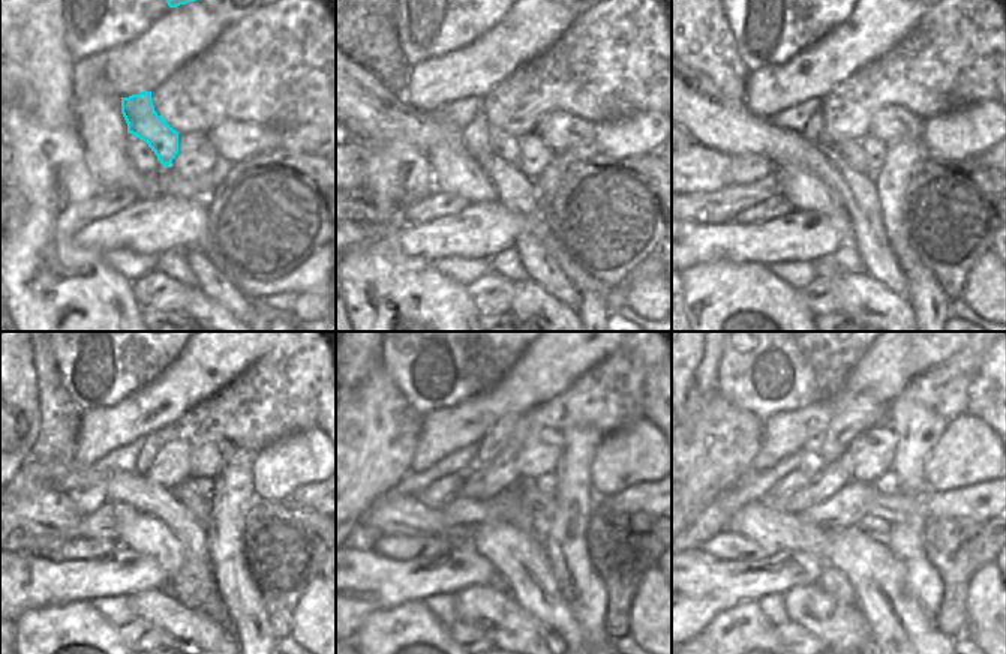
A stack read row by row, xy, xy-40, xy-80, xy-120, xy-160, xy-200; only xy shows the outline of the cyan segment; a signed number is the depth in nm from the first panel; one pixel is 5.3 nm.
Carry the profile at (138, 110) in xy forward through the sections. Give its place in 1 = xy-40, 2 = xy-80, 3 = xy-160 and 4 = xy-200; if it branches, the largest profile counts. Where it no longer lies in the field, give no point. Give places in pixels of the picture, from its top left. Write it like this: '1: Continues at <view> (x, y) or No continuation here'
1: Continues at xy-40 (502, 144)
2: Continues at xy-80 (852, 150)
3: Continues at xy-160 (534, 501)
4: Continues at xy-200 (876, 506).

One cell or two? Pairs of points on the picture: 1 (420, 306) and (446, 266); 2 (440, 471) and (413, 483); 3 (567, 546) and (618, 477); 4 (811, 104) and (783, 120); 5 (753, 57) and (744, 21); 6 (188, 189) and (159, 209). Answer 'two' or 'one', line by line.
1: two
2: one
3: two
4: one
5: one
6: two

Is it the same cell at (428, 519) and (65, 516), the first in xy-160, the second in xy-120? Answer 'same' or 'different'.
same

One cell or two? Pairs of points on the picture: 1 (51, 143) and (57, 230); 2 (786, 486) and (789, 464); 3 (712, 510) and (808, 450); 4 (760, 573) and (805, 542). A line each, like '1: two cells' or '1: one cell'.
1: one cell
2: two cells
3: one cell
4: two cells

